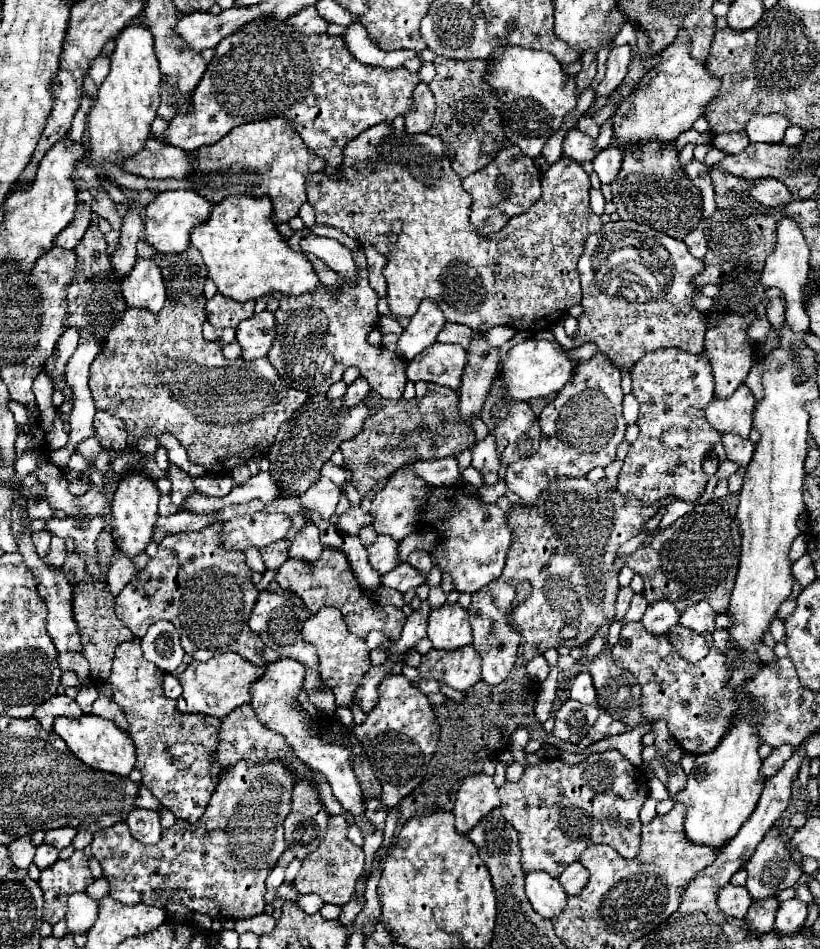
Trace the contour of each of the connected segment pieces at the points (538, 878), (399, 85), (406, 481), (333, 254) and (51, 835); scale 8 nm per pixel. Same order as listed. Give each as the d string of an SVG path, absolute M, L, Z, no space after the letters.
M531 872L525 876L525 892L535 912L543 918L553 920L565 910L567 894L557 878L547 876L547 872Z
M255 20L247 28L235 32L235 36L227 36L227 40L215 48L215 56L193 94L191 112L171 120L165 132L165 142L191 152L201 146L215 144L235 126L281 116L291 124L293 130L301 134L307 148L327 162L323 172L331 174L335 168L339 168L343 148L349 140L359 136L359 132L379 122L393 122L395 116L407 114L413 104L413 90L419 82L421 80L417 72L409 72L407 68L385 70L361 64L349 52L341 36L299 36L297 32L291 32L285 22Z
M405 470L391 474L389 484L375 496L371 514L375 516L375 530L395 538L397 542L417 532L417 524L421 520L431 524L439 534L439 542L431 552L433 562L453 576L457 592L473 594L497 580L503 572L505 556L513 540L505 522L505 512L497 504L475 500L465 494L465 488L459 484L455 488L431 488L429 484L423 484L419 476L411 476L411 472Z
M311 234L301 240L301 250L317 256L327 268L341 274L343 280L357 282L357 264L353 260L353 254L341 242Z
M69 826L57 828L57 830L47 830L45 832L45 844L55 846L57 850L63 850L63 848L67 848L73 842L75 834L77 834L77 830L69 828Z

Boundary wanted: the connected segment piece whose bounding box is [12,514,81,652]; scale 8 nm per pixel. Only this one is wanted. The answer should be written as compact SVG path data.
M25 514L25 536L21 538L21 542L19 542L19 548L21 548L20 553L12 553L17 554L17 556L21 556L21 562L25 560L25 564L31 568L31 572L37 576L37 580L39 580L39 594L43 596L43 600L45 600L45 604L47 604L47 610L49 610L49 614L47 614L47 632L49 632L49 636L51 636L51 640L53 640L53 644L55 644L55 648L59 650L59 652L81 652L81 640L79 640L79 630L77 630L77 624L75 624L75 618L73 618L73 608L71 608L71 598L73 598L73 586L67 582L67 578L65 578L65 574L63 574L63 570L57 570L57 568L53 568L53 566L47 566L45 562L43 562L43 558L39 558L39 556L35 556L35 546L33 546L33 542L31 542L31 532L29 532L29 524L31 524L31 520L27 518L27 514Z

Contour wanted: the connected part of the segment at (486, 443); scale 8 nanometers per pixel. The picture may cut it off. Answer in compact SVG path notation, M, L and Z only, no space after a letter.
M489 434L485 440L477 442L473 448L473 462L471 466L483 474L483 484L491 486L497 482L497 470L501 466L499 452L495 448L495 438Z

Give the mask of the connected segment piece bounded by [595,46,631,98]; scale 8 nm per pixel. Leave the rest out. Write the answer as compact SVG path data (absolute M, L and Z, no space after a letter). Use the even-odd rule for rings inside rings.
M613 46L607 58L607 72L603 82L595 88L595 96L603 98L613 94L613 90L621 84L627 74L627 66L631 60L631 46Z

